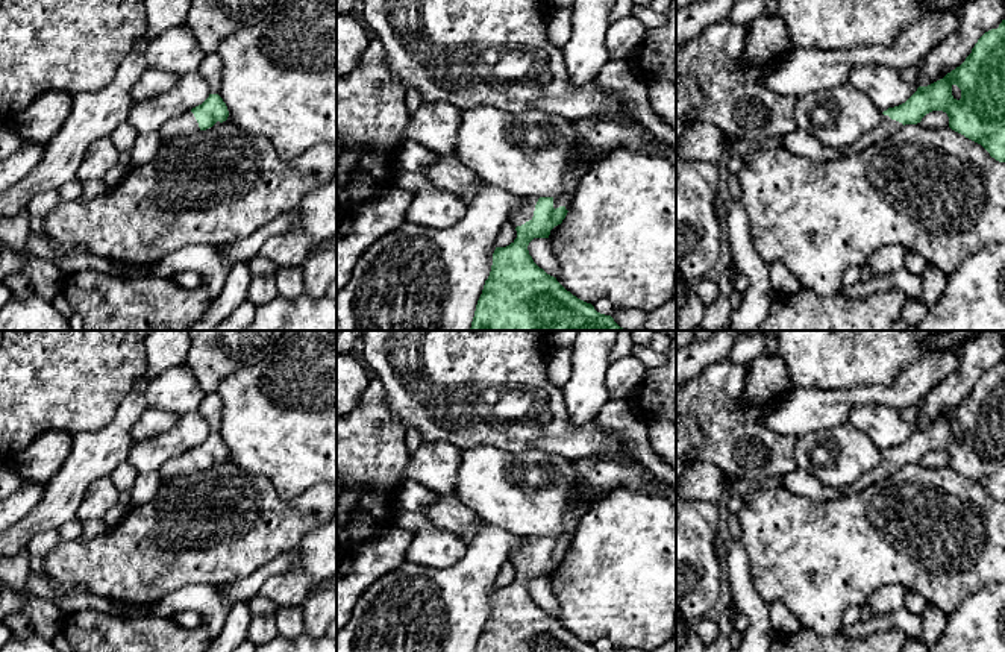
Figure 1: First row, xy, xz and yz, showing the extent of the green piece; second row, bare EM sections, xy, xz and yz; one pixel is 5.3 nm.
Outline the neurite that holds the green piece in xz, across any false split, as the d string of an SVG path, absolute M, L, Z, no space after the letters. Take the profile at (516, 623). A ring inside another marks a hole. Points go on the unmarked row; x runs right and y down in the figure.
M568 532L524 537L511 553L517 578L506 587L496 587L474 652L597 652L540 608L528 590L534 578L549 578L568 549Z

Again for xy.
M218 391L206 393L199 411L211 426L209 437L189 452L168 459L159 470L164 479L193 475L229 459L229 450L220 434L220 411L223 402Z

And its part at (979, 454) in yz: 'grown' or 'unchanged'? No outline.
grown

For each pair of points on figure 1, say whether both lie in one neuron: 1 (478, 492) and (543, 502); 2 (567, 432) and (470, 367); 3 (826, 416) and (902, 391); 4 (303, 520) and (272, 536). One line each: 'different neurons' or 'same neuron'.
1: same neuron
2: same neuron
3: same neuron
4: same neuron

